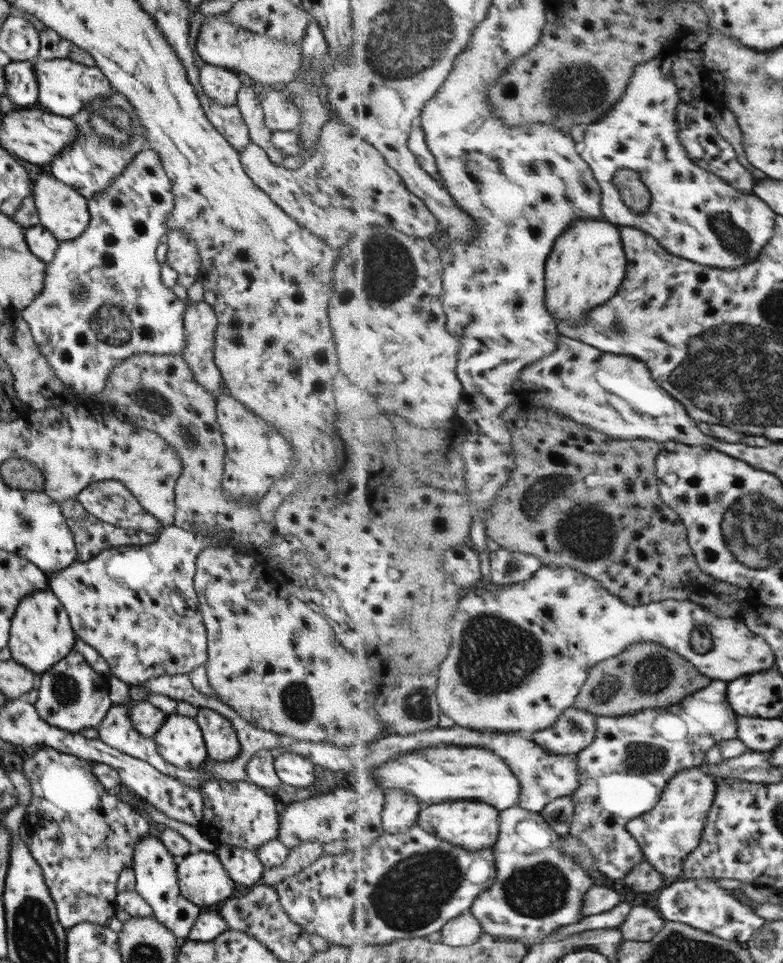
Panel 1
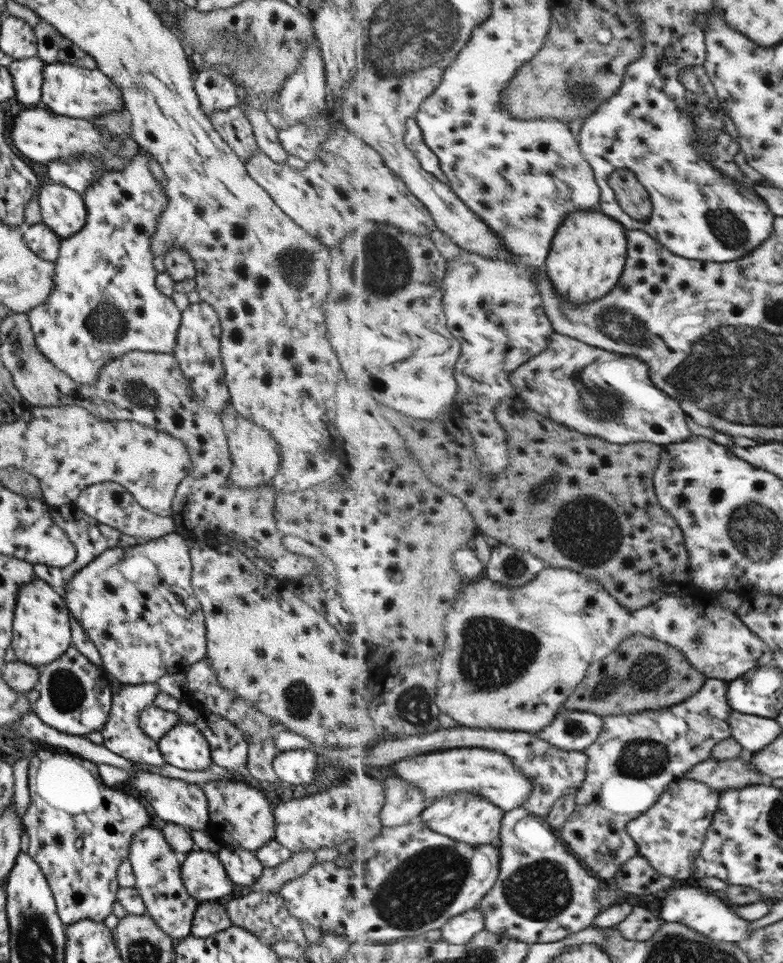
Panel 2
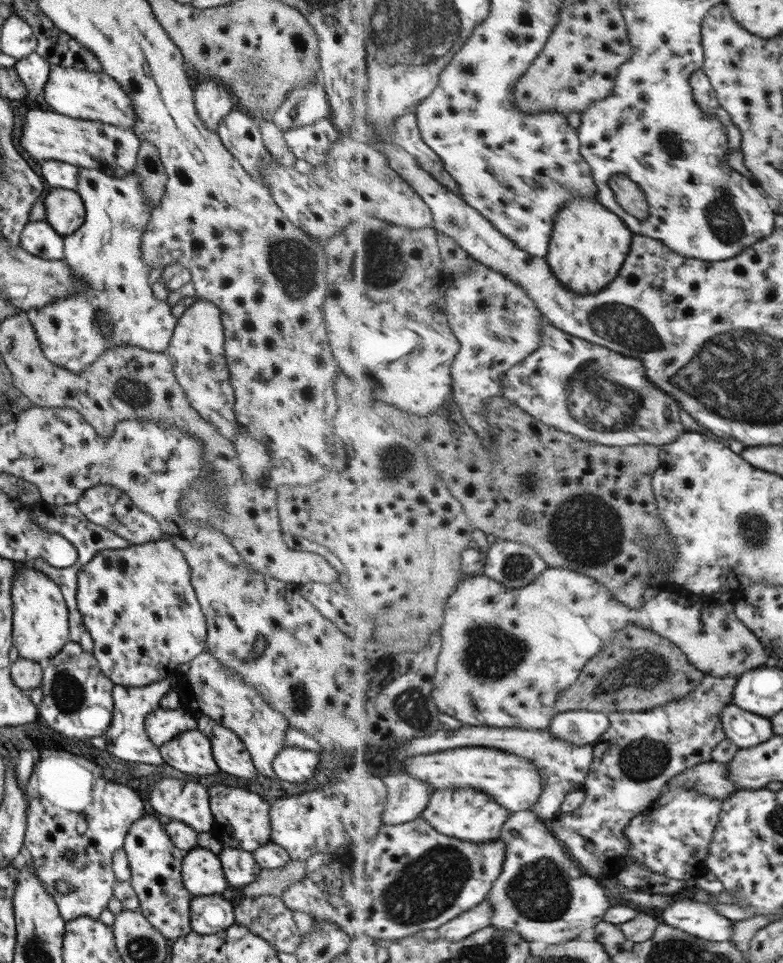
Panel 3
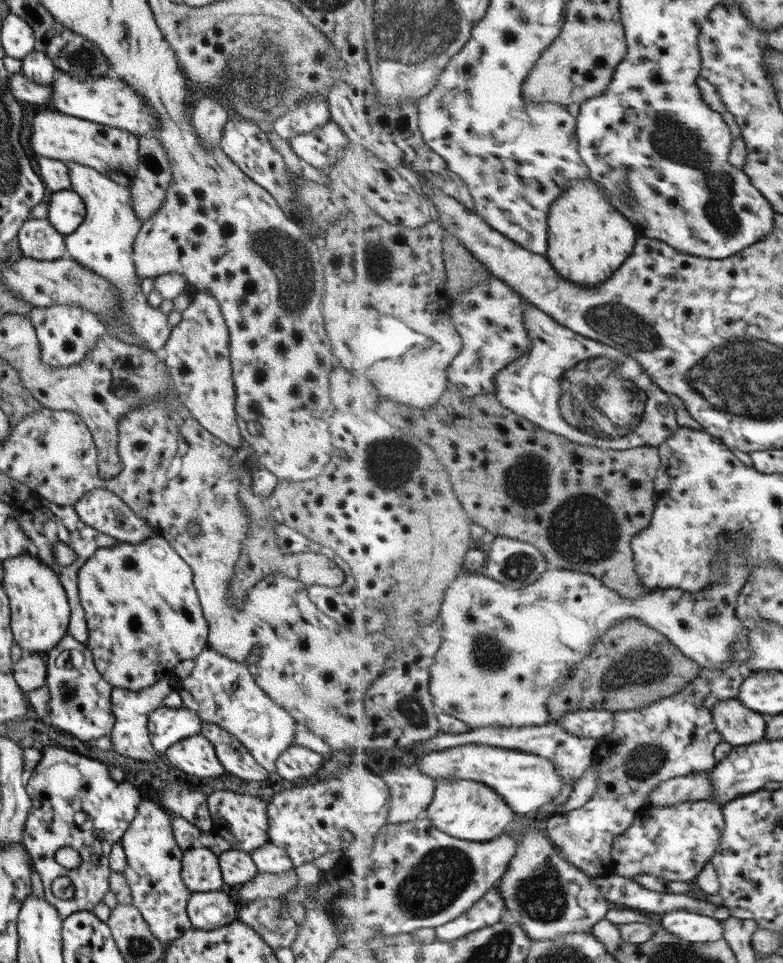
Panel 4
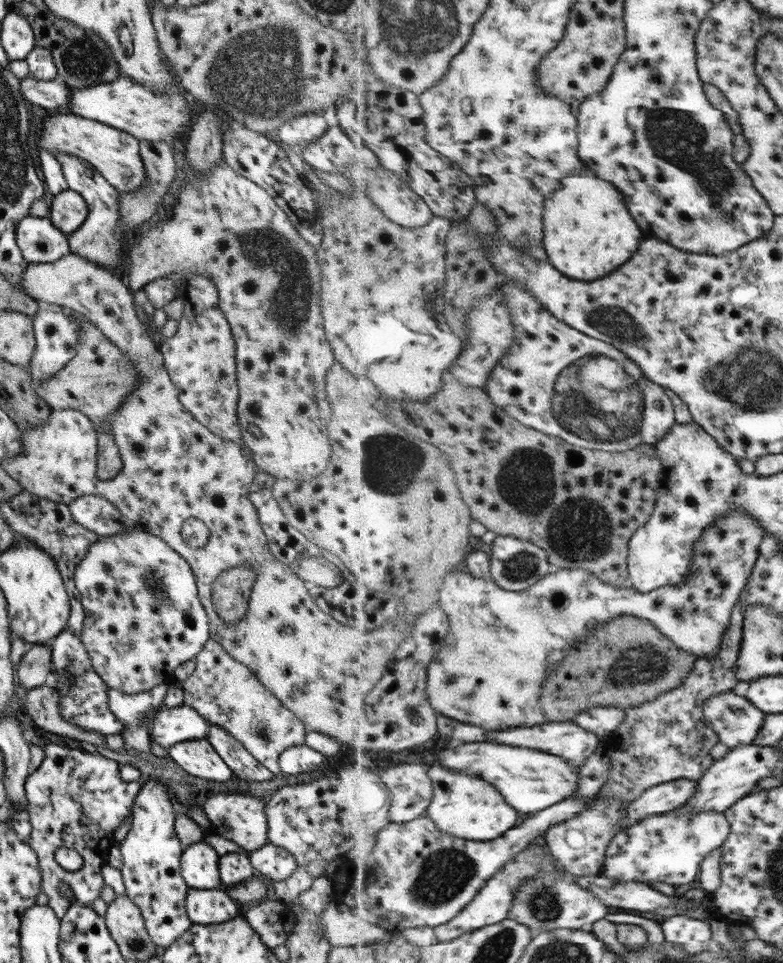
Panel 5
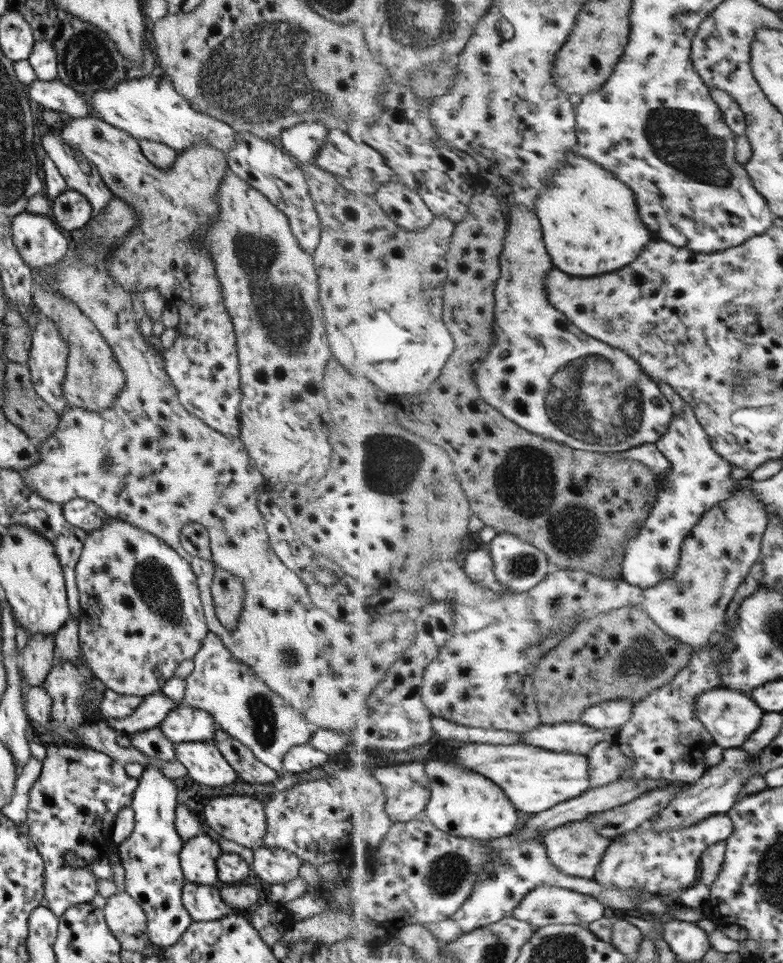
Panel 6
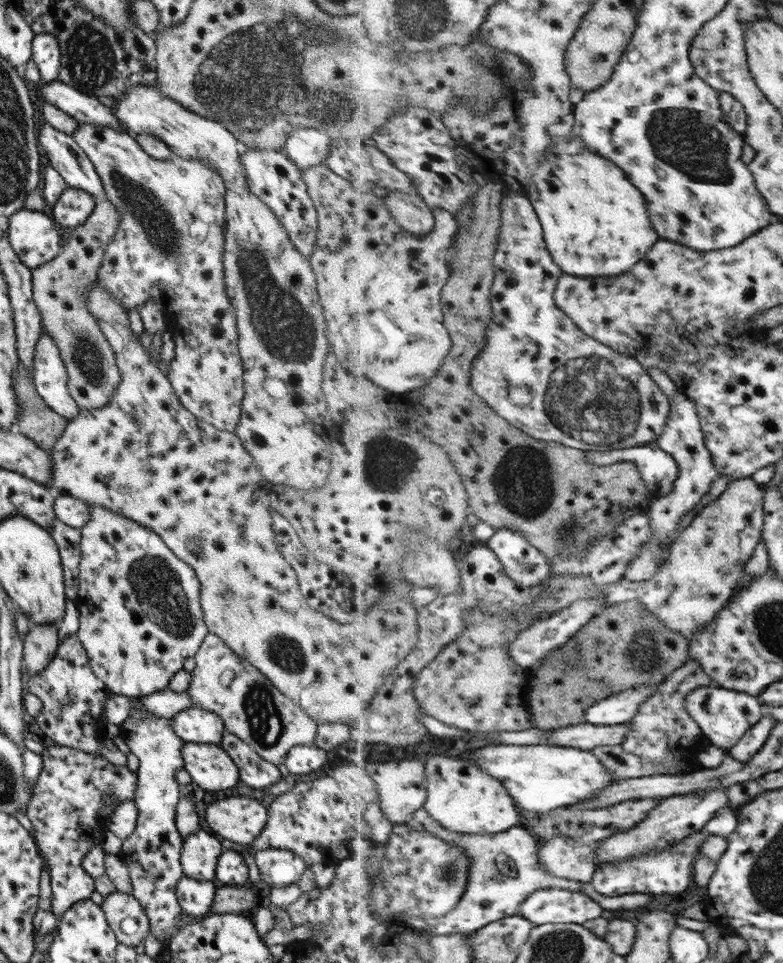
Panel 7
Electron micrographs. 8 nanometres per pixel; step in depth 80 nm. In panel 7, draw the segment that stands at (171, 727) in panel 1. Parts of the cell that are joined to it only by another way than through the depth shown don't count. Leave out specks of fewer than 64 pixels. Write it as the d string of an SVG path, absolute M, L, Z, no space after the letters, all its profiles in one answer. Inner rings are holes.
M183 743L183 769L203 790L225 790L238 781L238 768L218 745Z

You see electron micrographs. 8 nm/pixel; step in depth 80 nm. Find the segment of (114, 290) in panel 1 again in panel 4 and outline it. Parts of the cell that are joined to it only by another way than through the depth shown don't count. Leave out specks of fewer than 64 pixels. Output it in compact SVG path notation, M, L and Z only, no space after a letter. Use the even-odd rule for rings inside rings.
M66 162L70 190L76 192L84 202L85 214L81 224L71 234L64 235L66 256L90 268L95 274L106 278L120 292L118 304L114 308L114 319L124 327L149 351L160 354L171 328L167 317L157 307L151 308L146 295L140 291L139 280L134 273L131 251L135 235L142 225L130 205L130 186L121 186L109 180L103 173L87 165ZM72 305L32 307L27 316L38 340L40 361L51 367L64 367L82 361L99 336L110 334L110 326L96 314Z

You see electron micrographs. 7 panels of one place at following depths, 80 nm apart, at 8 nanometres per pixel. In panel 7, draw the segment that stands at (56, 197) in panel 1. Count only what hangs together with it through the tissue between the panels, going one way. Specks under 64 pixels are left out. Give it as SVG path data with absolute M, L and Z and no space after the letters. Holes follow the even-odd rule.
M68 186L51 205L51 216L62 230L74 227L91 214L95 203L89 193Z

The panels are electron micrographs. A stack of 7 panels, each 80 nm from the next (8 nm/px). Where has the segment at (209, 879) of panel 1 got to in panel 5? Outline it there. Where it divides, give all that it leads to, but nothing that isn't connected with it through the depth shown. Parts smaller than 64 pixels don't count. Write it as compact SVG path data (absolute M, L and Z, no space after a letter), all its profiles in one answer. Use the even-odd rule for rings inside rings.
M203 840L190 844L180 854L180 875L188 888L197 890L219 887L218 854Z

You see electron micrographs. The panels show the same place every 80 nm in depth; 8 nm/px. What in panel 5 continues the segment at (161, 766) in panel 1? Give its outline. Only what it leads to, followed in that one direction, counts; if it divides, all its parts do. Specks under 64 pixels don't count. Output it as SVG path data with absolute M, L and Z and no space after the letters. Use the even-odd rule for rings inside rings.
M168 680L157 684L151 690L135 694L123 694L108 689L106 693L109 712L123 724L123 731L120 733L123 738L123 750L136 750L151 754L151 737L148 728L143 726L142 718L151 707L162 706L167 687Z

